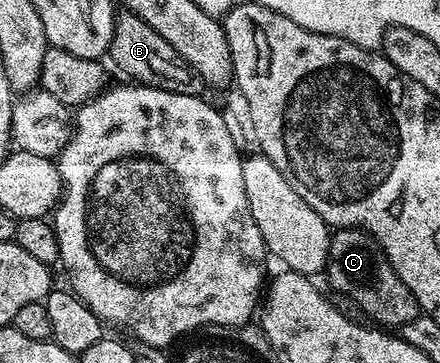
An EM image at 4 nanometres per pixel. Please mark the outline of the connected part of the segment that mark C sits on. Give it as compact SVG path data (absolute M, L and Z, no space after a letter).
M339 228L330 237L328 258L324 276L340 295L350 295L358 303L358 308L375 325L385 326L390 330L401 330L405 324L412 322L420 314L420 309L412 290L400 282L396 270L374 241L374 237L360 228Z

